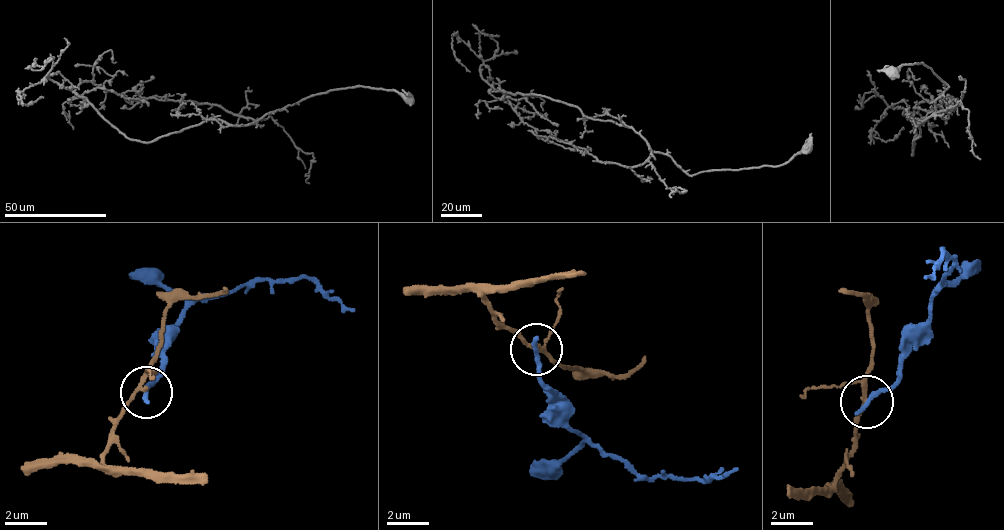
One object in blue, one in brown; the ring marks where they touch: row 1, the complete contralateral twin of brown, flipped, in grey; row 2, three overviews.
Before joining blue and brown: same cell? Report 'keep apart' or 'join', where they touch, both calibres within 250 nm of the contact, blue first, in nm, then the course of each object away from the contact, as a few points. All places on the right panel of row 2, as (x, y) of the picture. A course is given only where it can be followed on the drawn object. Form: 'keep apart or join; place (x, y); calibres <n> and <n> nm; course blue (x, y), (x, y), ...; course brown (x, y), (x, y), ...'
keep apart; place (867, 401); calibres 280 and 130 nm; course blue (866, 400), (899, 372), (899, 351), (919, 330), (953, 259), (941, 249), (924, 279); course brown (866, 400), (835, 479), (827, 488), (787, 494)

